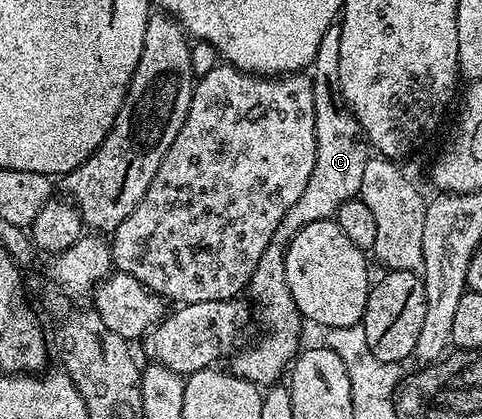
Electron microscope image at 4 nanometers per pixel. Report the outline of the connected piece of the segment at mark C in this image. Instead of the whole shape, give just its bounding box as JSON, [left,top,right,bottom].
[228,25,368,389]

